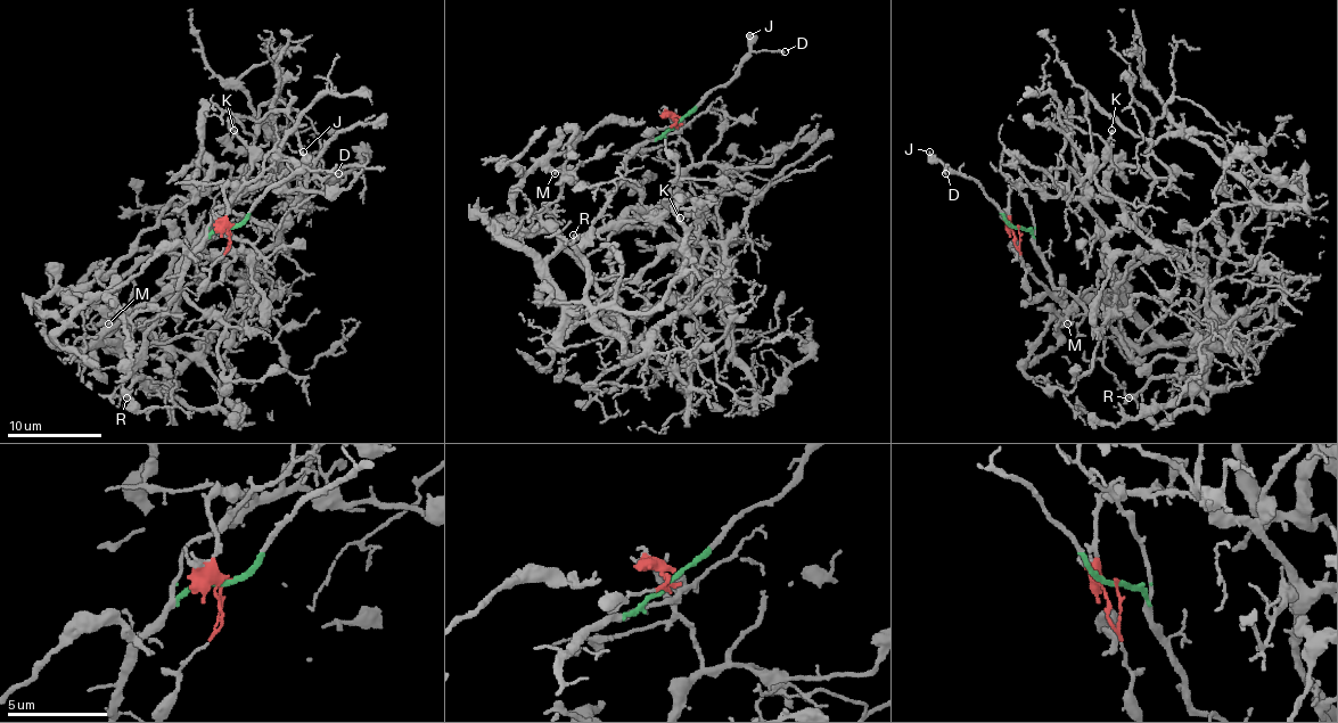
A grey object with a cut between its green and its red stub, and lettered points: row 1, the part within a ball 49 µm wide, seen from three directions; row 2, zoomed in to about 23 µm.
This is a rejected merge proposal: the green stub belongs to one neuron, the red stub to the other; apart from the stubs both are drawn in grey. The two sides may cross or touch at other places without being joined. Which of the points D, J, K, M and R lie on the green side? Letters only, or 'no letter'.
D, J, R

